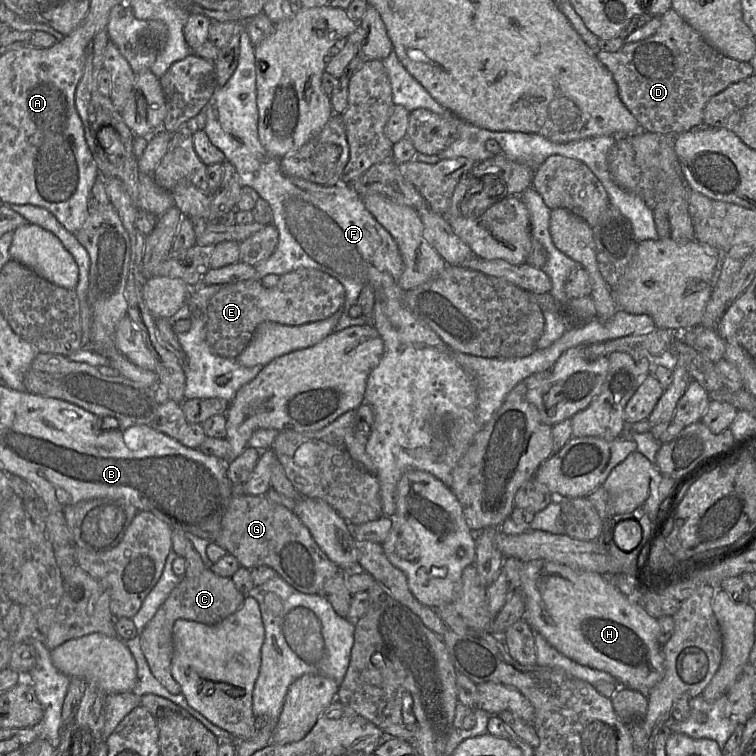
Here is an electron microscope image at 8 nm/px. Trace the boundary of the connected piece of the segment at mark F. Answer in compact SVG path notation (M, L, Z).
M241 30L239 32L240 42L239 42L239 60L238 65L233 72L232 76L229 78L227 83L221 87L218 87L213 93L212 97L208 101L207 105L192 119L190 119L186 126L191 129L193 132L197 130L204 130L207 134L211 143L220 149L226 160L229 161L236 169L240 184L243 186L249 186L253 188L261 199L266 200L273 212L273 221L272 225L275 226L278 230L278 243L277 246L272 253L272 255L258 263L260 264L260 269L262 271L273 271L268 272L266 275L284 275L286 273L295 271L300 268L312 268L321 270L333 278L337 279L345 289L345 304L342 308L342 313L340 319L337 323L336 330L342 330L346 327L352 326L363 326L372 324L371 319L365 316L359 317L350 317L349 309L356 305L357 299L362 291L362 289L366 286L371 286L374 291L375 303L373 307L373 325L377 329L379 335L381 336L384 342L384 353L381 357L379 364L370 372L367 384L366 391L364 395L363 402L370 405L373 413L374 413L374 423L372 426L372 431L369 435L368 441L366 443L366 453L372 460L378 475L378 480L380 484L380 497L381 497L381 506L383 516L392 517L396 512L396 488L401 477L409 470L421 470L428 472L434 475L436 478L441 480L445 485L451 488L452 483L452 472L456 467L459 460L467 451L468 447L472 443L475 435L484 428L484 426L490 421L494 413L502 406L506 396L508 393L521 381L526 379L527 377L543 372L545 370L549 370L553 367L558 358L568 349L573 347L587 346L596 343L603 343L611 340L615 340L621 337L630 336L634 334L642 334L649 331L652 331L657 328L654 320L644 314L631 314L622 310L618 310L616 314L608 319L608 320L600 320L600 319L592 319L587 321L586 323L579 324L572 327L567 327L567 321L564 314L560 311L543 311L545 317L545 325L544 330L542 332L541 337L539 338L536 348L532 354L527 357L522 358L506 358L506 359L491 359L484 358L478 356L472 356L468 354L464 354L458 352L451 347L449 347L446 343L444 343L441 338L430 329L425 323L419 320L413 313L407 308L405 303L406 292L400 286L400 277L402 275L404 264L403 259L401 257L400 251L395 240L392 236L378 223L378 221L372 216L372 214L366 209L362 197L353 190L348 184L338 183L334 186L322 186L305 179L290 176L282 172L280 167L280 158L271 155L261 144L258 137L258 108L257 108L257 91L256 91L256 67L255 67L255 46L252 44L250 37L247 31Z

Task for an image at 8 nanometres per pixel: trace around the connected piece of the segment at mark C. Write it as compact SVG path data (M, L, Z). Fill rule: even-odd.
M206 568L199 576L182 578L171 590L169 596L159 607L154 617L140 634L142 651L155 678L172 694L181 694L181 686L171 674L171 662L174 652L173 625L178 619L191 620L206 625L215 625L238 611L245 600L231 578L222 577Z

